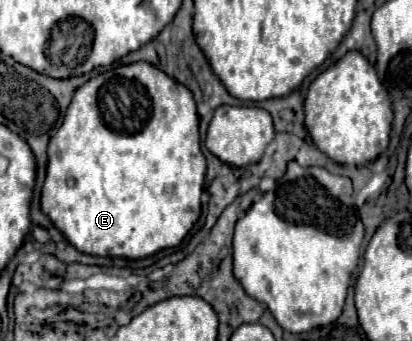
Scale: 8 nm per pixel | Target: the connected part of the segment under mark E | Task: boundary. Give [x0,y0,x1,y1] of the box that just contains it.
[41,62,205,258]

